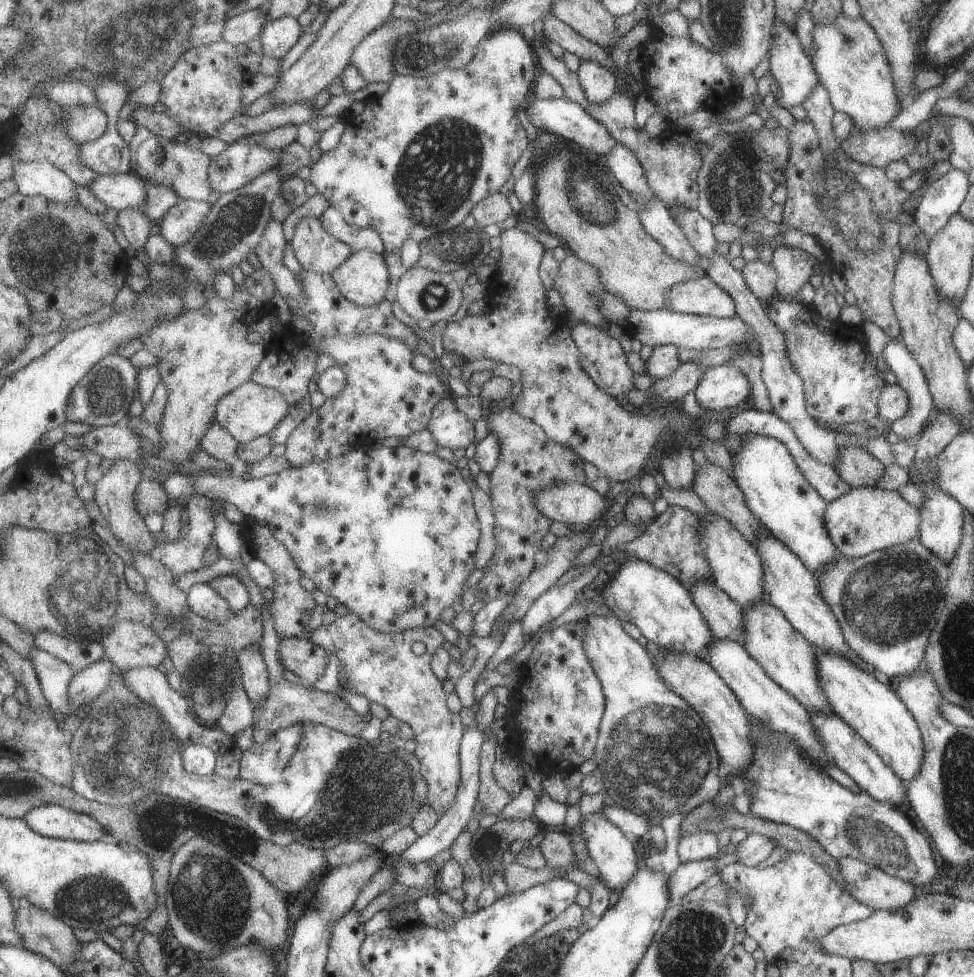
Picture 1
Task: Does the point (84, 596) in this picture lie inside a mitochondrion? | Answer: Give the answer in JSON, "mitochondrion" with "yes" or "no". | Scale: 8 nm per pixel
{"mitochondrion":"yes"}

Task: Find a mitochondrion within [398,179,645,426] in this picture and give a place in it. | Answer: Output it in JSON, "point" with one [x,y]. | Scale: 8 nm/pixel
{"point":[454,250]}

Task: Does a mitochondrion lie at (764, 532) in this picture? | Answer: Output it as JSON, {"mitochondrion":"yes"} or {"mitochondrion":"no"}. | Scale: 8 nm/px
{"mitochondrion":"no"}

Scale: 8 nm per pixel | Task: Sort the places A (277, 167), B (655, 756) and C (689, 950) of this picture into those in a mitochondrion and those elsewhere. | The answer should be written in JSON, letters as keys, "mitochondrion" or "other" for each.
{"A":"other","B":"mitochondrion","C":"mitochondrion"}

